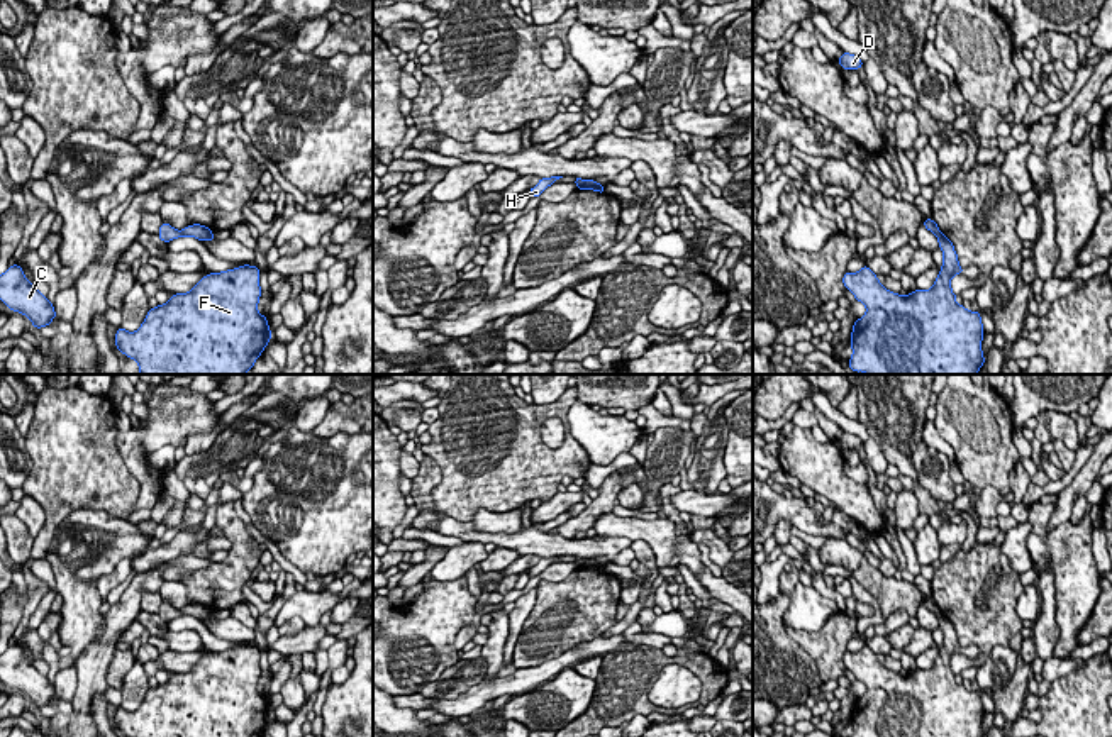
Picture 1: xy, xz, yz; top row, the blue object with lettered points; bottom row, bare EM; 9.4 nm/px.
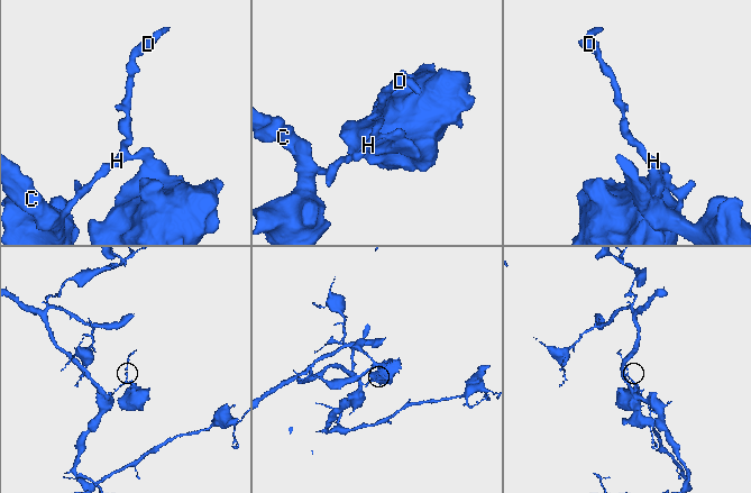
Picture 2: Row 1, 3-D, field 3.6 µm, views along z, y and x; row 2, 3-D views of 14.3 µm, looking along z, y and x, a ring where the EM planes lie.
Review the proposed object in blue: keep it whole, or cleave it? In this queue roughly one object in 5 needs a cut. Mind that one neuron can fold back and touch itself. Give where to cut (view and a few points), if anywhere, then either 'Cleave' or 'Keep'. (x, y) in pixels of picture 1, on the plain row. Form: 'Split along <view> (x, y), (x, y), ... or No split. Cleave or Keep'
Split along yz (941, 612), (938, 617). Cleave

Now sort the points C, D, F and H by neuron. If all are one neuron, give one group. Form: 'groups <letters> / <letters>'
groups C D H / F

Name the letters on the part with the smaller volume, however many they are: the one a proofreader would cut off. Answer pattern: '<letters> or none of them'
F

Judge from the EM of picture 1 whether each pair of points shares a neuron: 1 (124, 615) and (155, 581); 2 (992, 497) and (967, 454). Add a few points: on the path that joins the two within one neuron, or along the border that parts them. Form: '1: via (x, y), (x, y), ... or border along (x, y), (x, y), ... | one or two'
1: via (129, 604), (134, 590), (143, 583) | one
2: border along (980, 488), (992, 487), (1002, 497) | two

